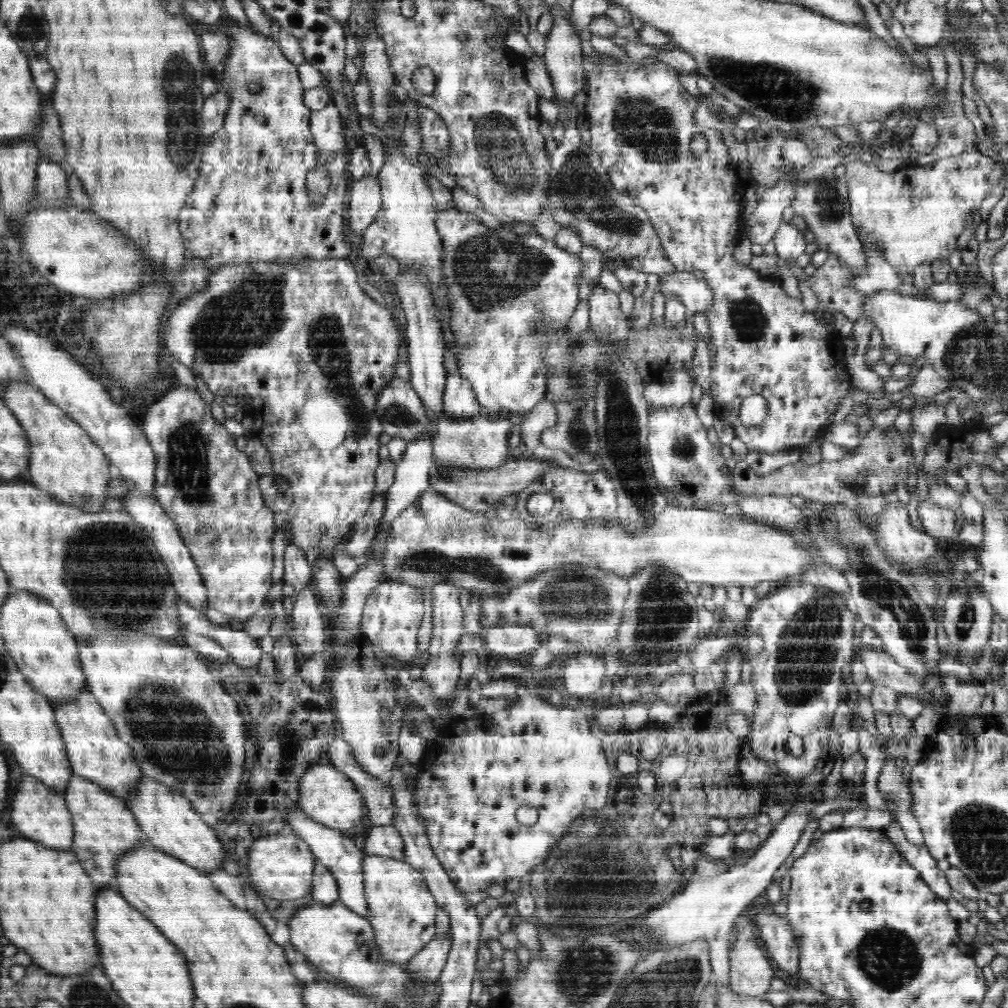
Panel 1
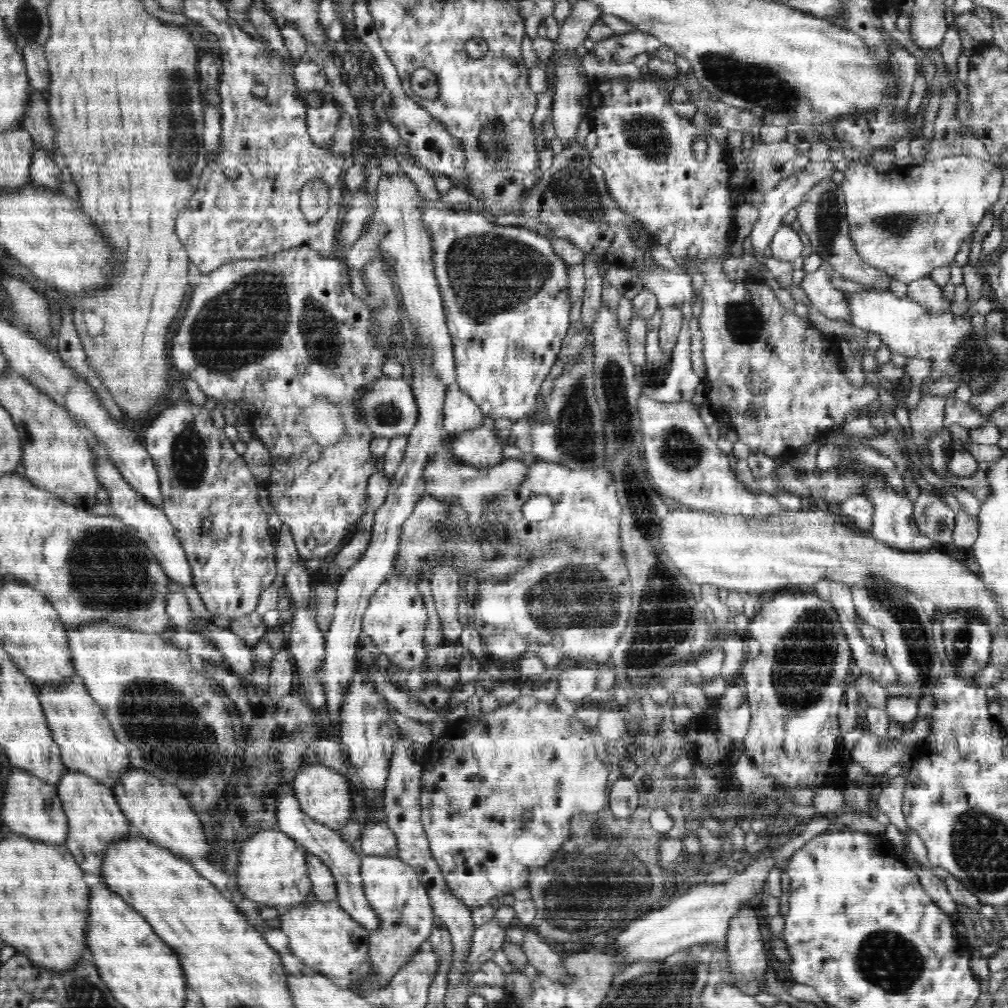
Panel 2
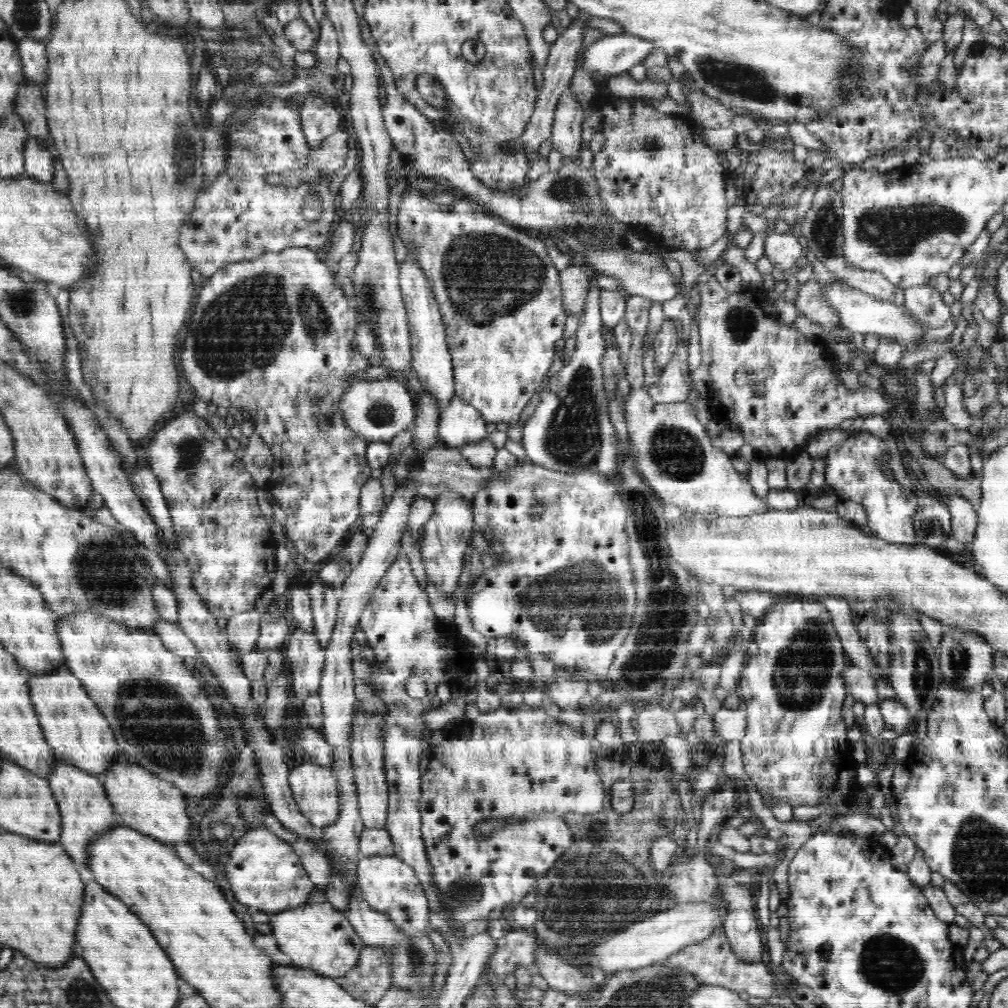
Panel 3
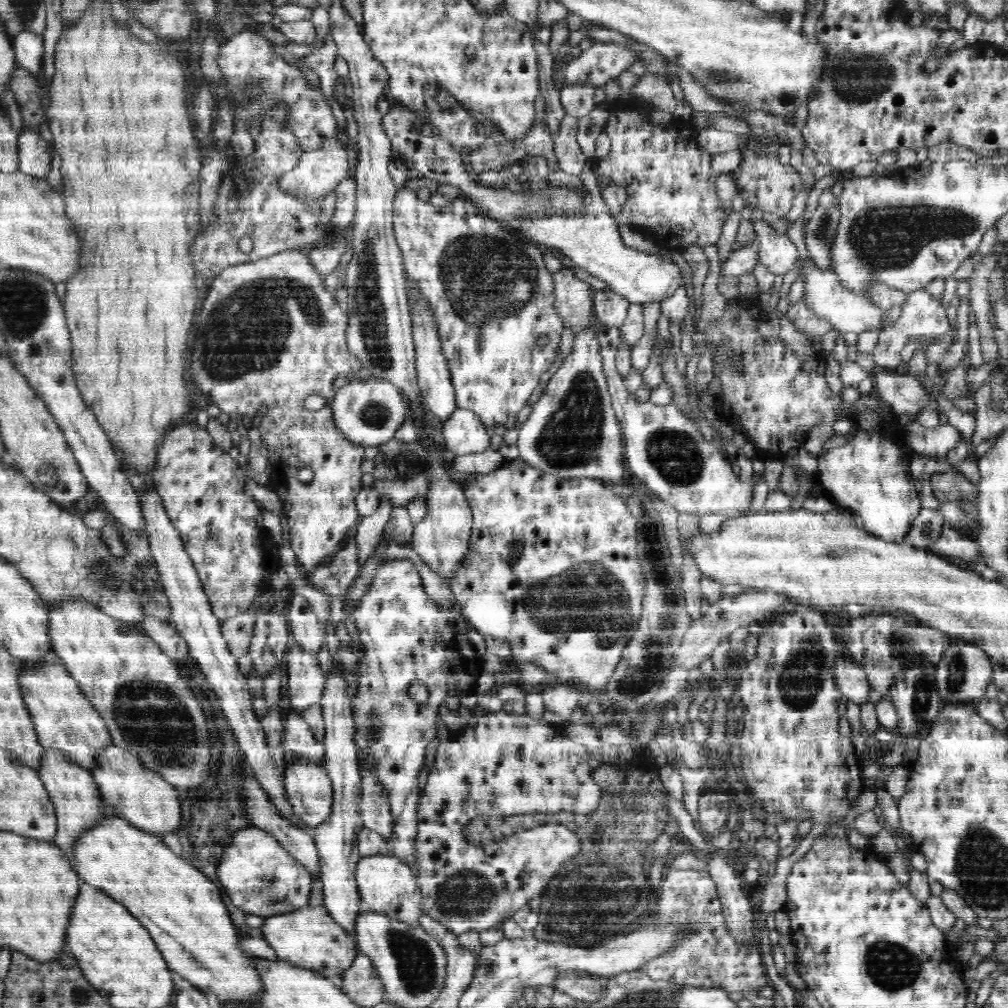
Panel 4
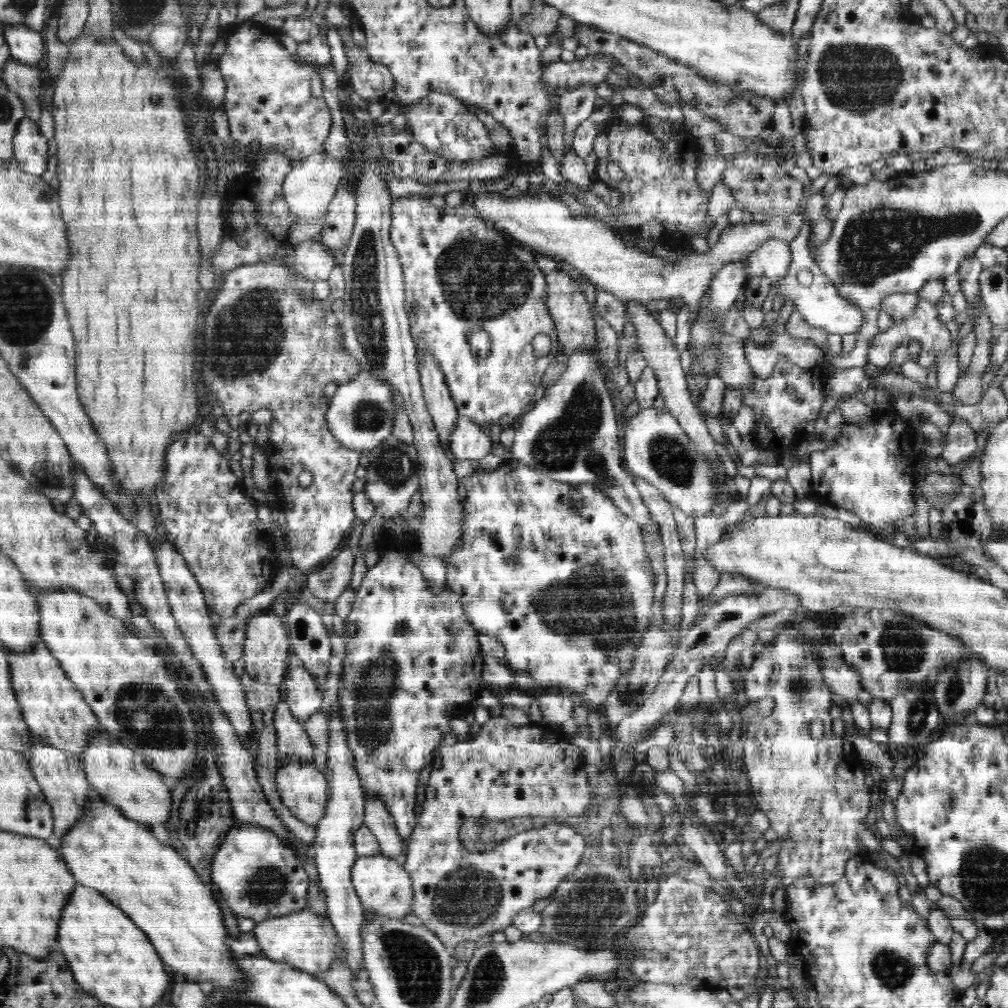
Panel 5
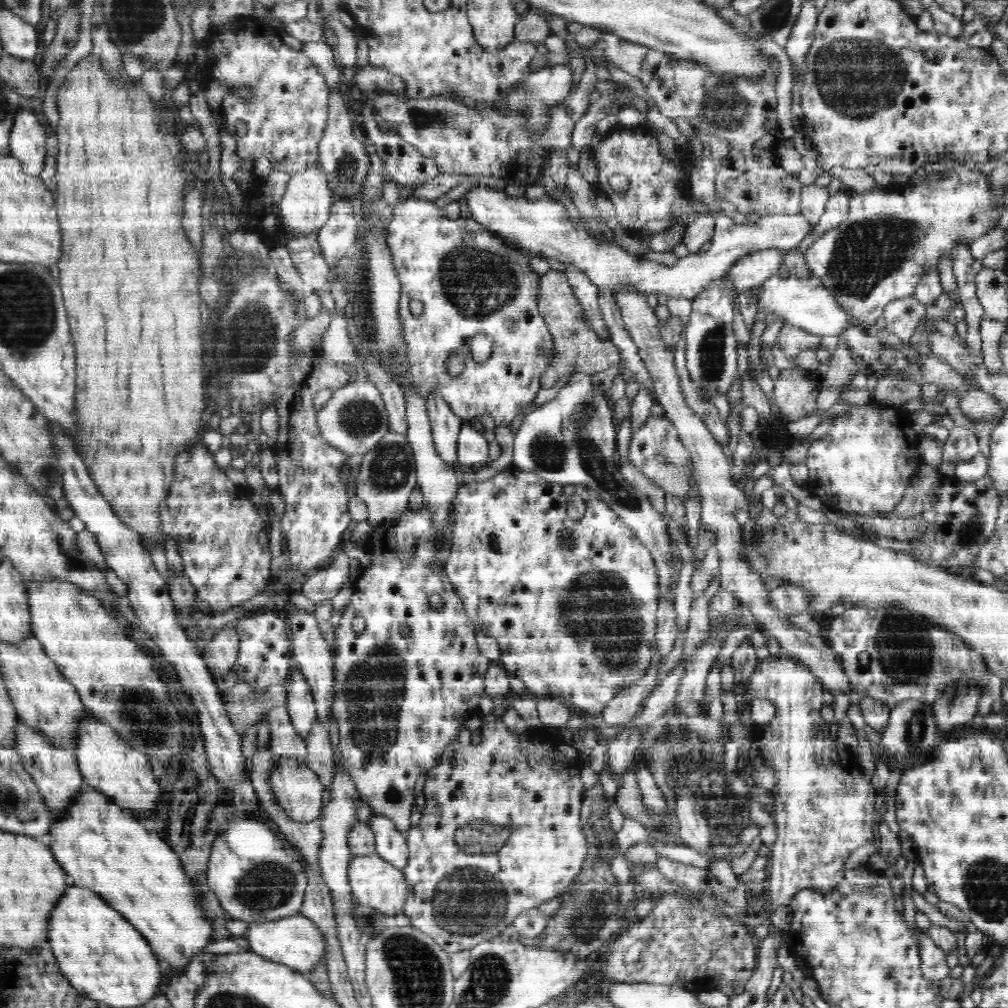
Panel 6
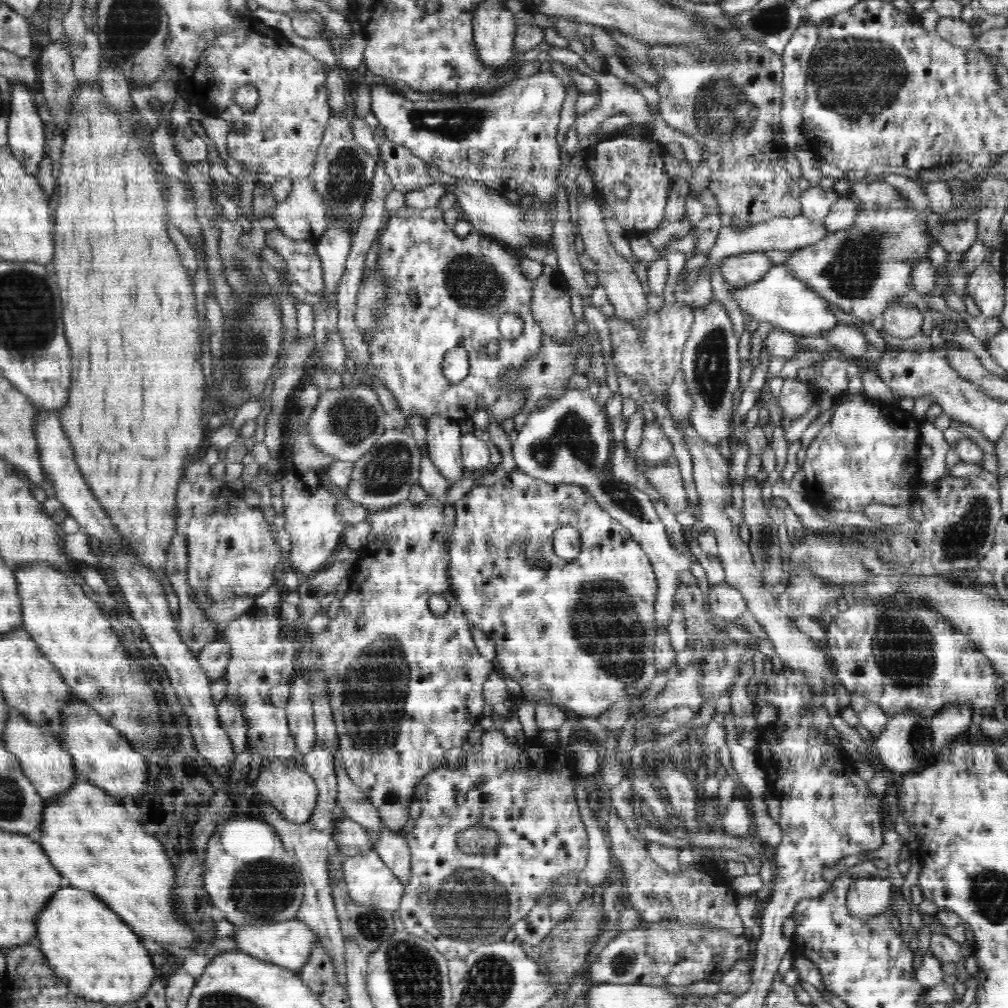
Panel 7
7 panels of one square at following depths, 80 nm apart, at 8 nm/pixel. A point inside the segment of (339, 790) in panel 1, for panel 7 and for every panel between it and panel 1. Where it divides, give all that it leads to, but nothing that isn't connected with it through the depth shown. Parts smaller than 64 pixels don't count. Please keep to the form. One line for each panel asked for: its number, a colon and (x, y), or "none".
2: (325, 795)
3: (315, 788)
4: (308, 788)
5: (302, 788)
6: (300, 793)
7: (287, 787)

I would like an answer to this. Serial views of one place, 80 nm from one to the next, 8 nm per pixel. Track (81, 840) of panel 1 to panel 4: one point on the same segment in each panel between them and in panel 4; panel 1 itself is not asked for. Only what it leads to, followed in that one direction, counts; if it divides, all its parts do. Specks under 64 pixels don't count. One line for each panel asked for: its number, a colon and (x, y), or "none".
2: (95, 817)
3: (86, 812)
4: (72, 789)

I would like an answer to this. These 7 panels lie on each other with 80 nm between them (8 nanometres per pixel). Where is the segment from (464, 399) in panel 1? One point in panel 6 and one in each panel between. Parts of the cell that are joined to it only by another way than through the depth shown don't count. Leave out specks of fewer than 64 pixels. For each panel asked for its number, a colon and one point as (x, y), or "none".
2: (461, 412)
3: (460, 423)
4: (463, 432)
5: (468, 441)
6: (472, 449)

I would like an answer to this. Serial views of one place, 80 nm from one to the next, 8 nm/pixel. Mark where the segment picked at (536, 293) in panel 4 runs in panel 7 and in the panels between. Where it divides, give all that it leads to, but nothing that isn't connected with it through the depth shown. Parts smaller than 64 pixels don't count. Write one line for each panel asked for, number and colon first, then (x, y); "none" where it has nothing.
5: (464, 277)
6: (470, 283)
7: (464, 285)

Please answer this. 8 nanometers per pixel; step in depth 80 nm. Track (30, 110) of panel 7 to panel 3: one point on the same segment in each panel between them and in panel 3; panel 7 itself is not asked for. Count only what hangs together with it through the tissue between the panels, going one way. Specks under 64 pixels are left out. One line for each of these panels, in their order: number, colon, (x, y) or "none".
3: (39, 164)
4: (35, 157)
5: (30, 147)
6: (28, 138)

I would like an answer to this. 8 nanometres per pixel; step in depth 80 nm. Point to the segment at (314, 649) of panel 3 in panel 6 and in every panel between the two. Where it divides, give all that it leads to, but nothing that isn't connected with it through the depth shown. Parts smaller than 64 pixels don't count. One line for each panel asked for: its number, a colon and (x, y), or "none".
4: (305, 683)
5: (302, 695)
6: (300, 705)

